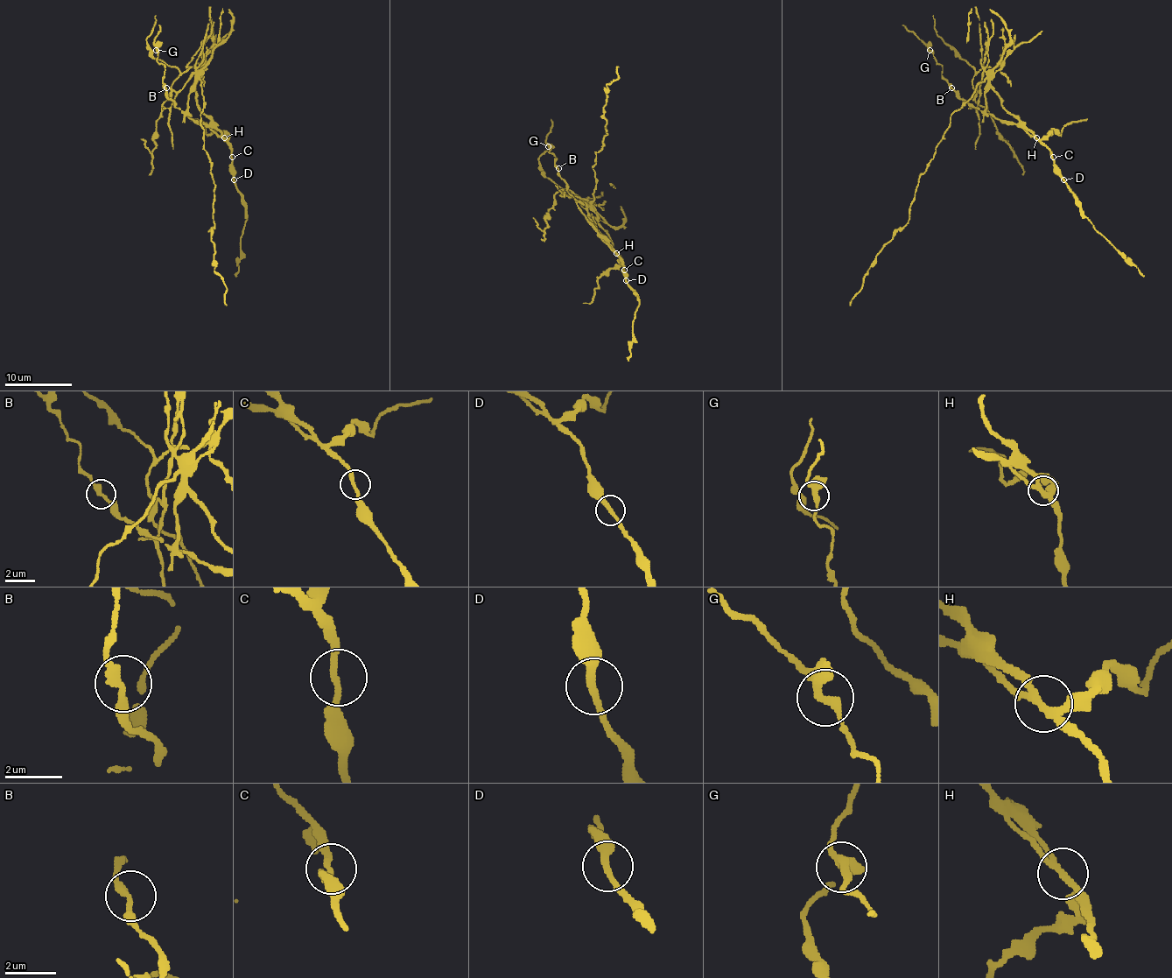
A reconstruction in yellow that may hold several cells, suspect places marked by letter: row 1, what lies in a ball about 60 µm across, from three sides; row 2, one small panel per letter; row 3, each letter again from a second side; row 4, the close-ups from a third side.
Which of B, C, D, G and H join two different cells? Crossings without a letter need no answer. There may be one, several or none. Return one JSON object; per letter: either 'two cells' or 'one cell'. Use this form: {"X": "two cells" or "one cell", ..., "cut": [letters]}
{"B": "one cell", "C": "one cell", "D": "two cells", "G": "one cell", "H": "two cells", "cut": ["D", "H"]}

